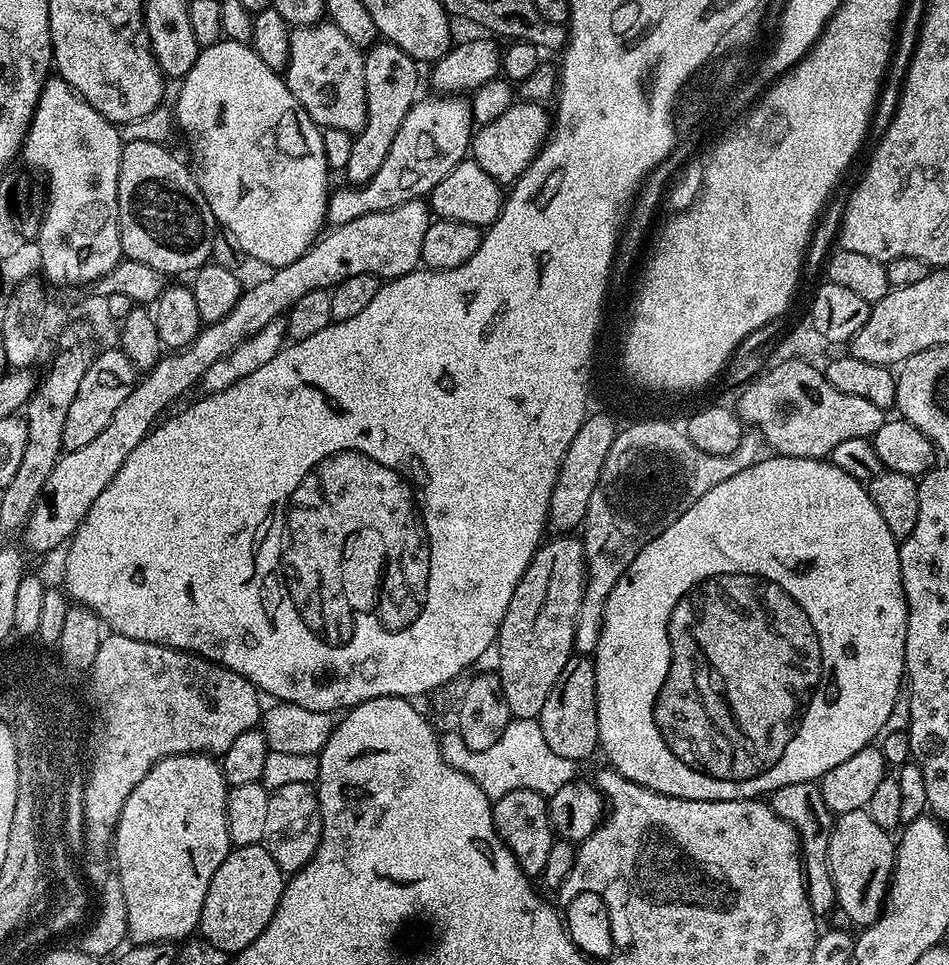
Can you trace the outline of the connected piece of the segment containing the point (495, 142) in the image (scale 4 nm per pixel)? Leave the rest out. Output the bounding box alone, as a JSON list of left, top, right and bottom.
[470,102,550,186]

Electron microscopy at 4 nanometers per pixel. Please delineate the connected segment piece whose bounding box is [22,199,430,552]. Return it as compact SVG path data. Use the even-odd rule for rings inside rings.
M423 199L402 202L402 206L394 206L389 212L375 212L359 216L354 218L354 222L335 225L331 230L328 230L332 232L325 231L312 247L305 250L302 258L290 262L284 268L269 271L267 273L269 276L265 280L258 281L253 288L245 287L241 291L234 310L230 310L230 314L226 314L226 318L213 324L204 324L194 343L161 355L156 365L137 379L136 385L130 390L130 395L122 402L122 406L118 406L118 410L114 410L114 418L110 418L106 430L102 430L102 434L98 434L98 438L94 438L94 442L86 442L86 446L73 452L64 452L61 455L50 471L50 476L46 478L42 498L33 506L32 516L22 529L22 537L24 536L25 542L36 552L52 552L59 544L61 546L67 545L78 530L78 526L86 518L90 506L94 506L94 498L98 498L98 494L102 494L102 490L106 490L106 486L110 484L114 474L118 474L122 462L126 462L126 458L130 458L130 450L134 450L134 446L138 446L138 442L142 442L142 438L146 438L157 421L169 411L169 409L167 410L168 404L174 403L179 396L186 395L191 388L195 389L199 385L200 376L206 374L206 370L210 370L210 366L214 366L214 362L218 362L218 358L230 354L230 350L237 348L246 338L258 334L258 330L262 330L262 326L281 319L292 307L292 304L298 302L298 298L302 298L302 294L310 294L316 288L331 290L338 282L363 272L369 272L381 278L395 278L404 276L408 272L417 271L422 254L422 238L426 234L429 223L430 208Z

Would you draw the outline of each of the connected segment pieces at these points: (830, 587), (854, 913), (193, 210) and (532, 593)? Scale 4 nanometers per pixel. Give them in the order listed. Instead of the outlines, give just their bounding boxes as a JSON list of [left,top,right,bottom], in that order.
[[594,454,908,800],[828,808,896,926],[118,140,218,273],[494,534,588,719]]

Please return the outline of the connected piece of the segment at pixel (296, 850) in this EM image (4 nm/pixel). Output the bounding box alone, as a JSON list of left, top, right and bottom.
[264,782,321,874]

